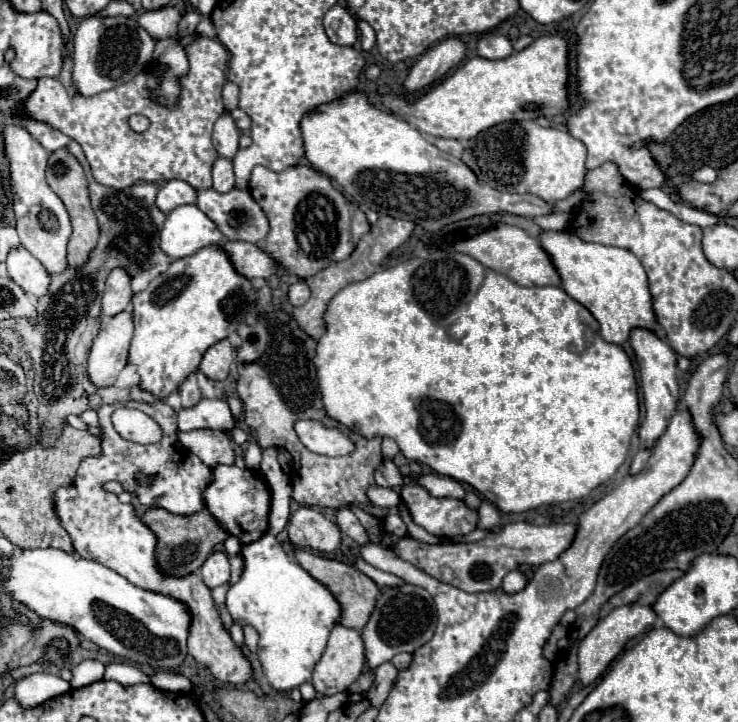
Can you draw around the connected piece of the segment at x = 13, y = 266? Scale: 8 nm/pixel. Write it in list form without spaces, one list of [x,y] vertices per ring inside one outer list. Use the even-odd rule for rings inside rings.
[[[26,248],[10,250],[6,266],[8,266],[10,278],[24,292],[28,292],[34,298],[46,296],[46,290],[50,288],[50,276],[44,270],[44,266]]]

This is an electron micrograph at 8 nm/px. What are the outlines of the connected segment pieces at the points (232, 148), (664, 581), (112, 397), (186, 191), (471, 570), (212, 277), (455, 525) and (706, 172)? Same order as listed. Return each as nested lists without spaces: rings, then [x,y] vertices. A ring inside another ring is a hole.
[[[224,112],[216,124],[214,124],[214,132],[212,132],[212,144],[216,148],[216,152],[222,156],[222,158],[228,158],[232,160],[234,154],[238,152],[238,138],[240,138],[240,132],[232,120],[232,116],[228,112]]]
[[[660,570],[654,572],[638,582],[634,582],[632,586],[628,586],[626,590],[614,594],[614,598],[610,598],[602,610],[600,610],[600,618],[608,616],[614,608],[622,606],[622,604],[642,604],[642,606],[650,606],[654,604],[654,600],[658,598],[658,594],[668,588],[676,578],[680,578],[682,572],[680,570]]]
[[[106,386],[106,388],[96,388],[96,396],[98,396],[98,402],[94,406],[94,410],[102,404],[108,404],[108,402],[126,402],[130,398],[130,388],[116,388],[116,386]]]
[[[170,180],[170,182],[166,182],[160,188],[160,192],[156,196],[156,204],[158,204],[158,208],[162,212],[168,214],[176,206],[194,204],[196,198],[198,198],[198,194],[196,194],[196,190],[188,182],[184,182],[184,180]]]
[[[510,522],[500,530],[486,534],[486,538],[468,544],[424,544],[406,536],[394,546],[394,552],[444,584],[458,586],[464,592],[490,592],[498,590],[502,578],[522,564],[540,566],[556,560],[570,546],[574,532],[576,524],[534,526],[526,522]]]
[[[220,244],[208,246],[192,256],[174,260],[170,268],[150,282],[150,286],[142,292],[138,292],[132,298],[134,304],[134,338],[130,344],[130,356],[128,362],[138,366],[140,374],[140,386],[160,398],[172,394],[178,384],[194,370],[198,370],[202,354],[216,342],[228,338],[232,332],[236,332],[238,324],[246,320],[246,314],[252,306],[258,304],[256,290],[252,286],[252,280],[238,274],[234,270],[234,264],[230,262],[226,250]]]
[[[404,484],[400,496],[412,514],[412,520],[434,536],[458,536],[476,528],[478,512],[462,500],[434,498],[418,484]]]
[[[700,168],[692,174],[692,180],[698,180],[698,182],[714,182],[718,178],[718,172],[714,168]]]

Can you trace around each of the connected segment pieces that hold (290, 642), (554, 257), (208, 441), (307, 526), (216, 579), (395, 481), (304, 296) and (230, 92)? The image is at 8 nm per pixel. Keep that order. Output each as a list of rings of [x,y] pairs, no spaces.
[[[264,534],[258,542],[242,546],[242,560],[244,560],[244,572],[240,580],[228,588],[226,594],[226,608],[230,610],[232,618],[236,618],[242,624],[252,624],[258,630],[258,658],[262,662],[262,670],[270,684],[276,690],[294,690],[310,680],[312,668],[320,660],[326,640],[330,636],[330,630],[334,624],[338,624],[340,618],[340,604],[330,594],[328,588],[324,588],[318,580],[314,580],[306,570],[298,566],[298,562],[288,556],[280,542],[272,534]]]
[[[542,230],[538,240],[550,256],[556,272],[560,274],[562,290],[570,294],[576,302],[582,302],[582,306],[586,306],[590,314],[594,314],[600,324],[600,336],[606,342],[626,342],[630,330],[636,326],[650,330],[656,328],[648,278],[640,260],[632,252],[616,246],[584,242],[568,230]]]
[[[222,430],[178,432],[178,440],[210,468],[216,464],[234,464],[234,452],[230,440]]]
[[[300,506],[286,526],[292,544],[298,548],[312,548],[318,552],[334,552],[342,544],[342,532],[338,524],[326,518],[320,510]]]
[[[212,552],[208,556],[208,560],[202,564],[200,574],[202,574],[202,582],[210,590],[216,588],[216,586],[228,584],[228,580],[230,580],[230,562],[228,562],[228,556],[224,552]]]
[[[384,460],[384,464],[376,470],[376,484],[382,488],[400,488],[404,478],[392,460]]]
[[[298,280],[296,284],[290,286],[290,290],[288,290],[288,300],[290,300],[292,306],[302,306],[308,298],[310,298],[310,288],[308,288],[302,280]]]
[[[226,82],[222,90],[222,98],[224,98],[224,108],[232,112],[238,106],[238,86],[232,82]]]

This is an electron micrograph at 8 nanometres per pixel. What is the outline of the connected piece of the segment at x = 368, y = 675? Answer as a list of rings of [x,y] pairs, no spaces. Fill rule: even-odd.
[[[364,672],[364,674],[348,688],[348,692],[362,692],[362,694],[364,694],[364,692],[370,688],[372,680],[374,680],[374,674],[372,674],[372,672]]]

